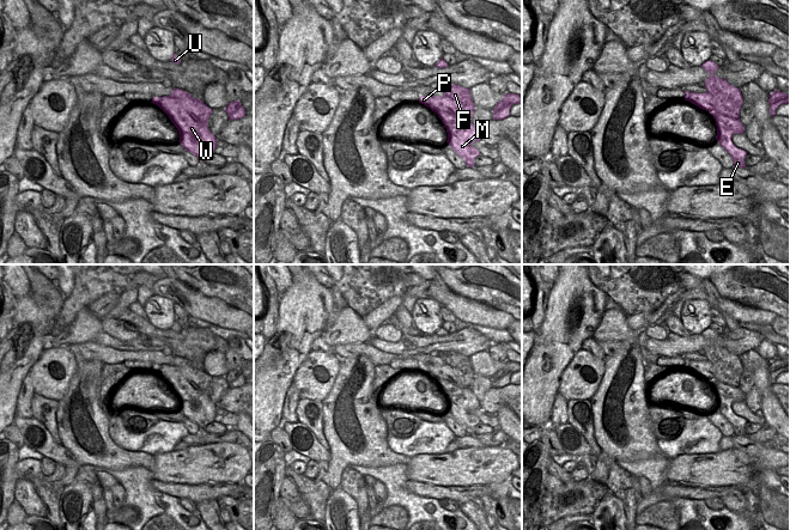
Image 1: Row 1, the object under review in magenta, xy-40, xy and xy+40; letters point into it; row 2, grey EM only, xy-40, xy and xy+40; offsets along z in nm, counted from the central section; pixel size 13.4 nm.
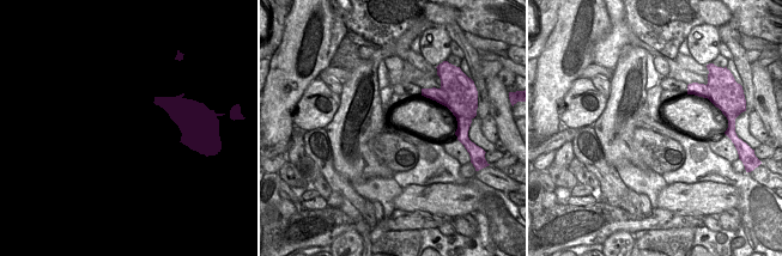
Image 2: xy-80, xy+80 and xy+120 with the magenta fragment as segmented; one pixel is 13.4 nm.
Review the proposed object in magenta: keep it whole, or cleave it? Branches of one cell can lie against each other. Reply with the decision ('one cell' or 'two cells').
two cells

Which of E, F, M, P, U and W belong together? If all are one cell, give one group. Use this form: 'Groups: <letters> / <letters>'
Groups: E M W / F P U.

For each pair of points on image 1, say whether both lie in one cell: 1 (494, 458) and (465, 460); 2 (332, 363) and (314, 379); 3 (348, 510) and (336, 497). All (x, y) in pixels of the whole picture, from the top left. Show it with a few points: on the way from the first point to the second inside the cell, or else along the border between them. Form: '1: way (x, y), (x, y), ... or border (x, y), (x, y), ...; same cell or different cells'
1: way (487, 458), (472, 460); same cell
2: way (332, 371), (329, 381), (322, 383); same cell
3: way (345, 506), (340, 500); same cell

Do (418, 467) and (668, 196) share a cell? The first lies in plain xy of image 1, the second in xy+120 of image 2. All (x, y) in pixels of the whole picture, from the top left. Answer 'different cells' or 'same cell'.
same cell

